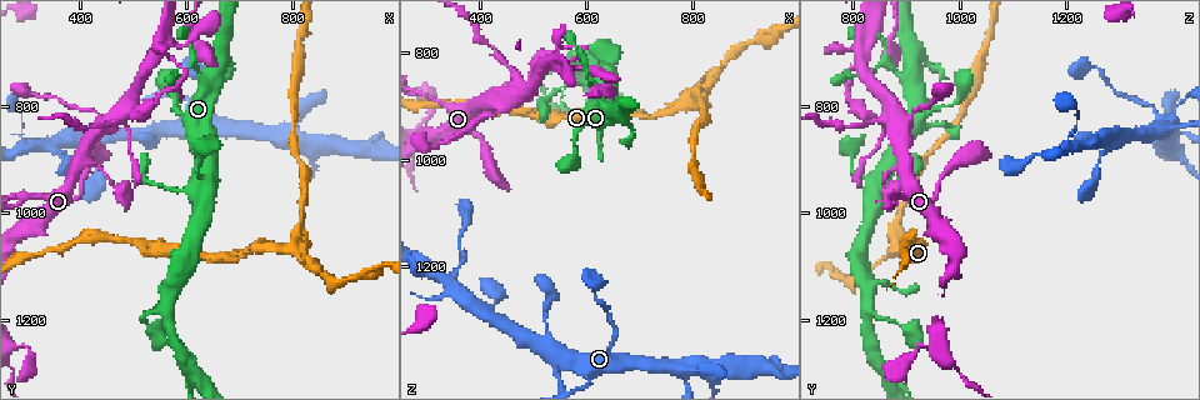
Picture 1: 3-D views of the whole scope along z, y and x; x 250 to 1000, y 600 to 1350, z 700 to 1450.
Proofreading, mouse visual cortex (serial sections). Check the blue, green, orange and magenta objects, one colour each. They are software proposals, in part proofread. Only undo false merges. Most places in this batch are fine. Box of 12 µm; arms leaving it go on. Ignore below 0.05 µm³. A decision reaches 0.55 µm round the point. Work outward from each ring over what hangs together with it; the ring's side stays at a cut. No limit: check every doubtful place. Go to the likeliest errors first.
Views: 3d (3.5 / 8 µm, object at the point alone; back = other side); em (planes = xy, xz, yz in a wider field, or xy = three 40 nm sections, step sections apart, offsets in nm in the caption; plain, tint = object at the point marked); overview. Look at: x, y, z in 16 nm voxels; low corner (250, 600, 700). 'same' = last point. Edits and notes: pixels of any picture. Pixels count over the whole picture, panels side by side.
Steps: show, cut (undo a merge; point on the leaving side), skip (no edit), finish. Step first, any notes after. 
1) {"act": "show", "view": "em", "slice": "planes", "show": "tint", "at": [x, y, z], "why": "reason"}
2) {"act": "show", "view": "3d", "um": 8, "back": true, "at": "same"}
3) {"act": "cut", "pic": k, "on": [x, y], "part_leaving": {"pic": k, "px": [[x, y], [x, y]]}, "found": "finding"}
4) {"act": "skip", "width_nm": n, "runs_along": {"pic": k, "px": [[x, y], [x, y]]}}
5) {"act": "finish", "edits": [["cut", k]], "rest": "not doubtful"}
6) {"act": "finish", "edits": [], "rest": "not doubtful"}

{"act": "show", "view": "3d", "um": 3.5, "at": [475, 825, 860], "why": "small branch off a trunk"}

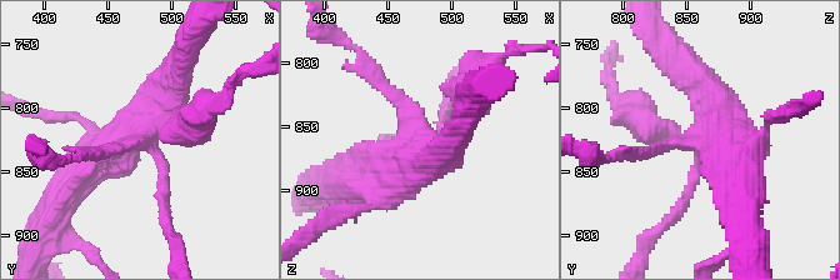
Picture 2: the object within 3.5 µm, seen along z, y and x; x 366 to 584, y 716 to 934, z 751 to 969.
{"act": "show", "view": "em", "slice": "xy", "step": 2, "show": "tint", "at": [476, 820, 864], "arms": 4, "arm_widths_nm": [150, 150, 350, 450], "why": "now the EM"}

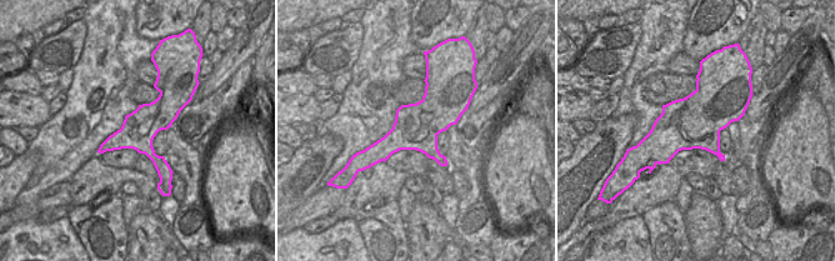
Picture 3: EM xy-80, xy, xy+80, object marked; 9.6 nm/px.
{"act": "skip", "found": "all the same cell"}

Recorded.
{"act": "show", "view": "3d", "um": 8, "at": [550, 700, 815]}

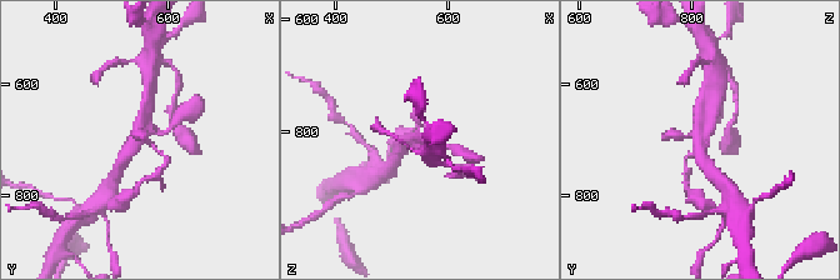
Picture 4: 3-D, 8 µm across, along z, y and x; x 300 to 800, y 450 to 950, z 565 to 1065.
{"act": "show", "view": "3d", "um": 3.5, "at": [550, 705, 815]}

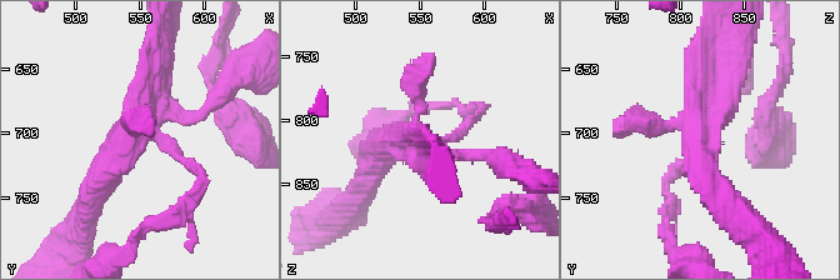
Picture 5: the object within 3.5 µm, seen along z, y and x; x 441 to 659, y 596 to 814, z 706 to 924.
{"act": "show", "view": "em", "slice": "xy", "step": 5, "show": "tint", "at": [550, 702, 818], "why": "shape alone is not enough"}

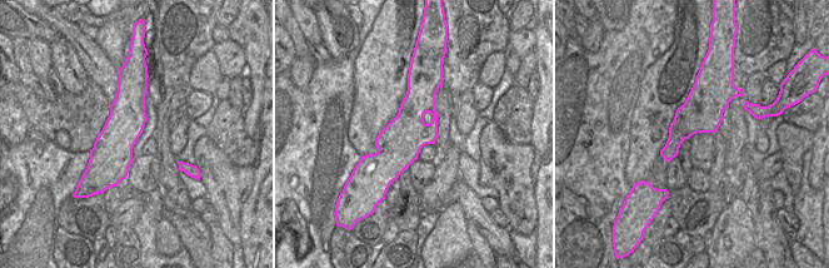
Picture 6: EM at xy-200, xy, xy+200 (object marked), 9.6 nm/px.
{"act": "skip", "width_nm": 420, "runs_along": {"pic": 5, "px": [[91, 199], [153, 103], [191, 115]]}, "found": "all the same cell"}

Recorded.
{"act": "show", "view": "3d", "um": 3.5, "at": [620, 725, 865]}

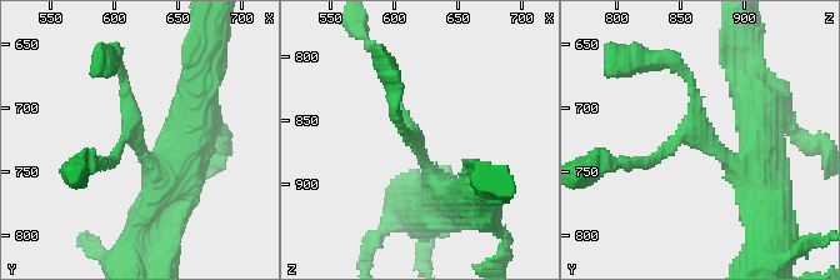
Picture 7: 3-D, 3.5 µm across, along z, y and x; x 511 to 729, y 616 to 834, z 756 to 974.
{"act": "show", "view": "em", "slice": "xy", "step": 2, "show": "tint", "at": [616, 722, 864], "arms": 3, "arm_widths_nm": [150, 150, 350], "why": "shape alone is not enough"}

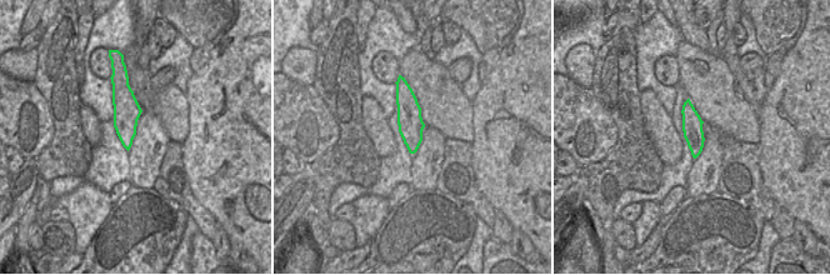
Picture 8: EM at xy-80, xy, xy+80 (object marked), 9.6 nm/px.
{"act": "skip", "runs_along": {"pic": 7, "px": [[755, 189], [698, 135], [691, 81], [675, 63]]}, "found": "all the same cell"}

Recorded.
{"act": "finish", "edits": [], "rest": "not doubtful"}

